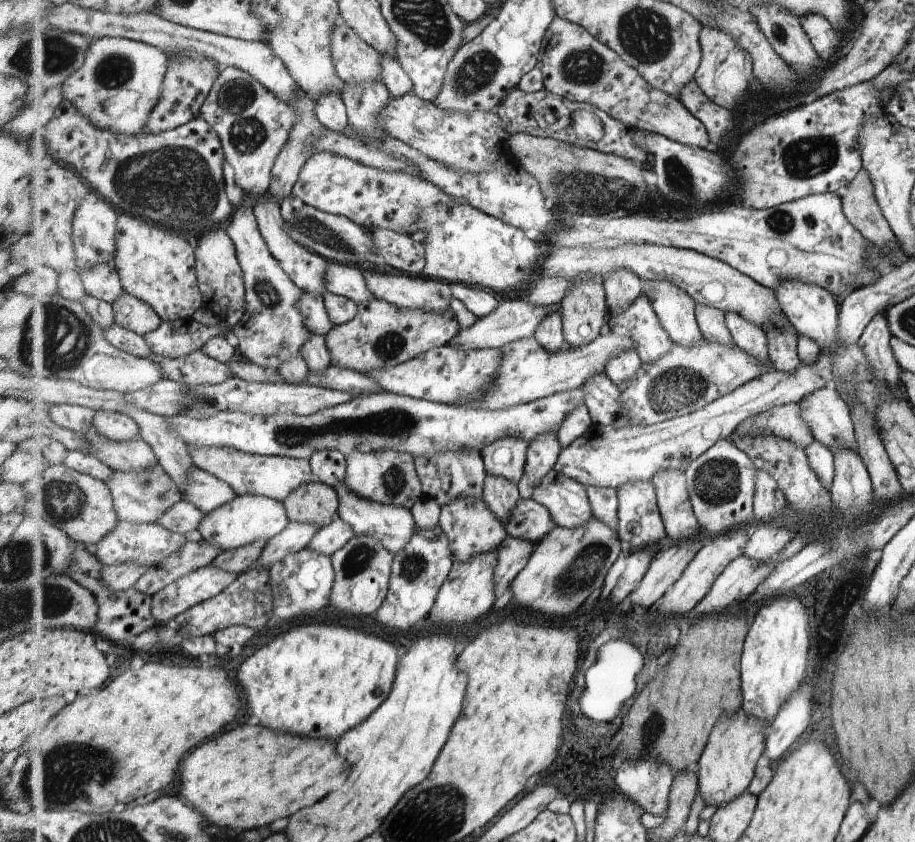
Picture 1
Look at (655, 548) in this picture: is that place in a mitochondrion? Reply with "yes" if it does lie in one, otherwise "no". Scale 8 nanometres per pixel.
no

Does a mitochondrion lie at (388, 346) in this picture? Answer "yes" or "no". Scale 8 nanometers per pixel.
yes

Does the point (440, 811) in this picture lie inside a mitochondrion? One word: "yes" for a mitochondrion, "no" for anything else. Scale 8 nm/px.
yes

